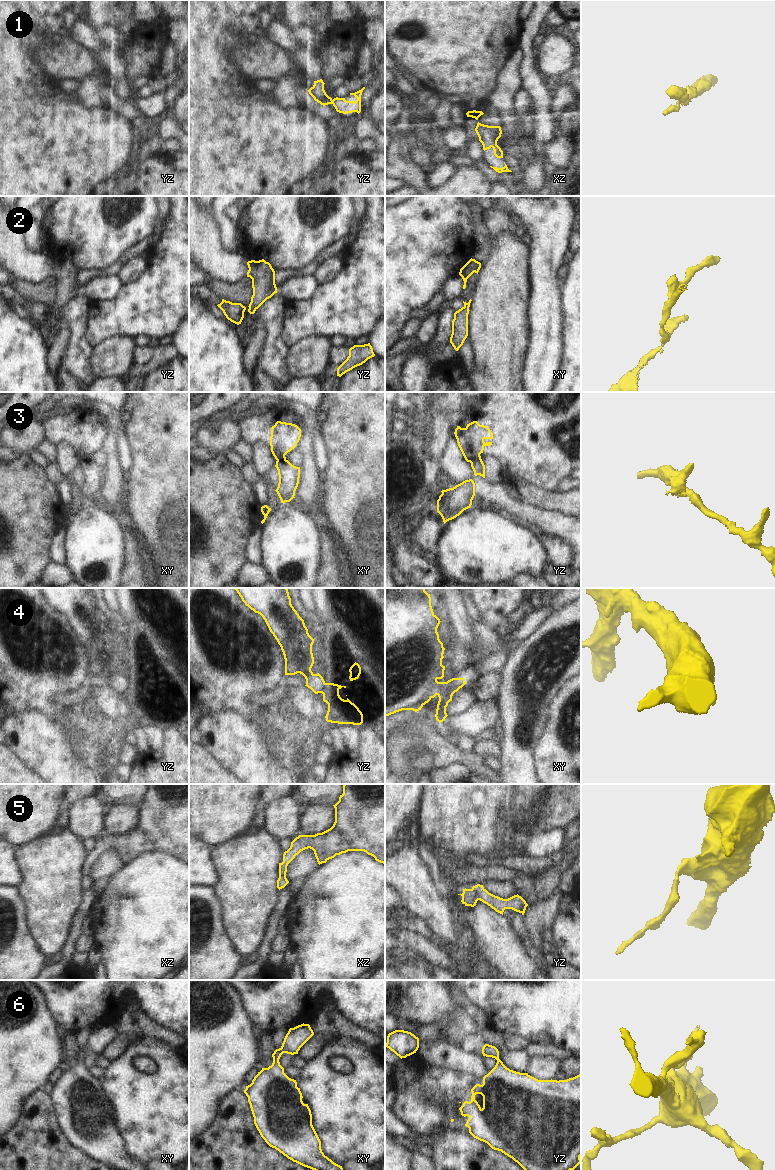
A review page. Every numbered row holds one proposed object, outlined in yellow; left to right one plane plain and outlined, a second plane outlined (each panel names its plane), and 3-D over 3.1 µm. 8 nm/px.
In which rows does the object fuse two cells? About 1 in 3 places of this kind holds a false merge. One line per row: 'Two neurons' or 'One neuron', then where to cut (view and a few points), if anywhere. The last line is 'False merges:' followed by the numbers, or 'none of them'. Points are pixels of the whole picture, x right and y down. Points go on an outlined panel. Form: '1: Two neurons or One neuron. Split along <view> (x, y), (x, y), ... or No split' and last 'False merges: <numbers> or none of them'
1: One neuron. No split
2: One neuron. No split
3: Two neurons. Split along yz (480, 458), (473, 459), (470, 462)
4: Two neurons. Split along xy (459, 687), (452, 687), (447, 692), (439, 684), (437, 694)
5: One neuron. No split
6: One neuron. No split
False merges: 3, 4.

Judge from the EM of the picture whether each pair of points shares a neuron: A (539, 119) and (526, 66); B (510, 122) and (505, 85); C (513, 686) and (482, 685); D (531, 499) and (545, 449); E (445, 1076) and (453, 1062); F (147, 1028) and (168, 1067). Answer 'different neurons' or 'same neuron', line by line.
A: same neuron
B: same neuron
C: different neurons
D: different neurons
E: different neurons
F: different neurons

